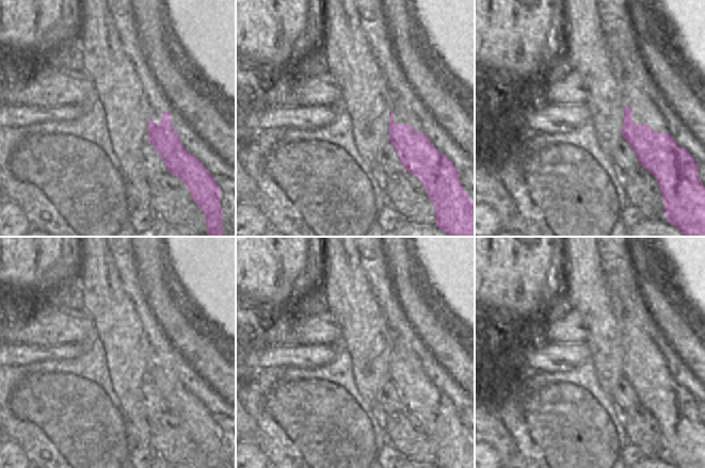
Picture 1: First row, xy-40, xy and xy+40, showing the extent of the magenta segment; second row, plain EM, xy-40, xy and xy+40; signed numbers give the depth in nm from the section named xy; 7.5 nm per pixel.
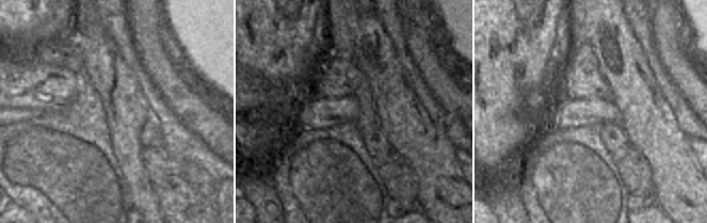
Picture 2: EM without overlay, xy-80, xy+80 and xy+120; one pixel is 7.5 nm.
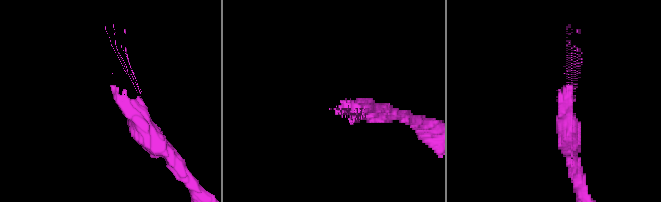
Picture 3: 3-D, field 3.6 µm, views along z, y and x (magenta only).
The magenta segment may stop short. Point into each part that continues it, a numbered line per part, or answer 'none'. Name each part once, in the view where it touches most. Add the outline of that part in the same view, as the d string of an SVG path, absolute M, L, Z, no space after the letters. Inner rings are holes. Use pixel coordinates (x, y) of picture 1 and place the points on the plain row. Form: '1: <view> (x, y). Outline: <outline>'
1: xy+40 (638, 329). Outline: M645 304L627 306L626 309L628 313L623 319L615 318L615 322L622 343L632 348L632 360L652 365L652 360L657 357L662 362L670 359L676 364L678 357L650 316Z

